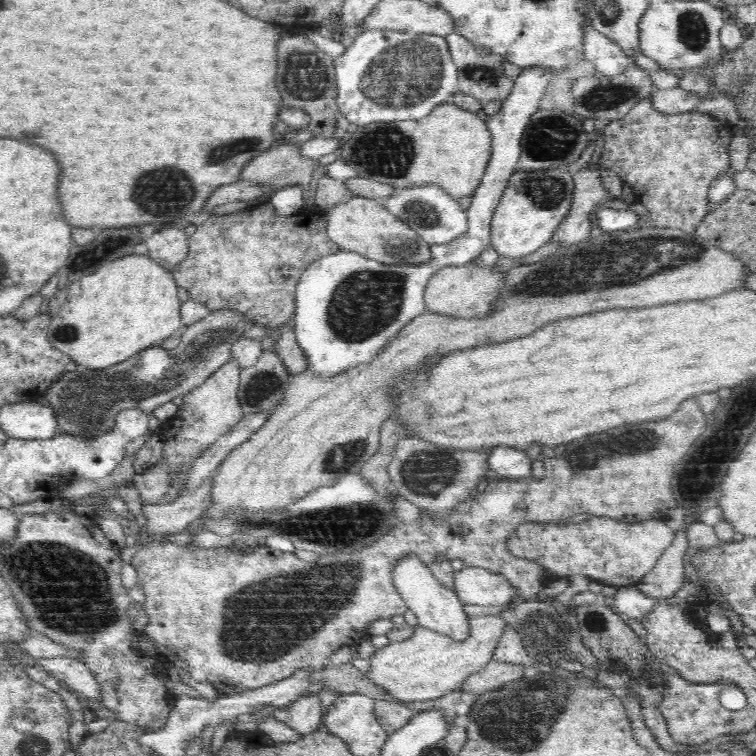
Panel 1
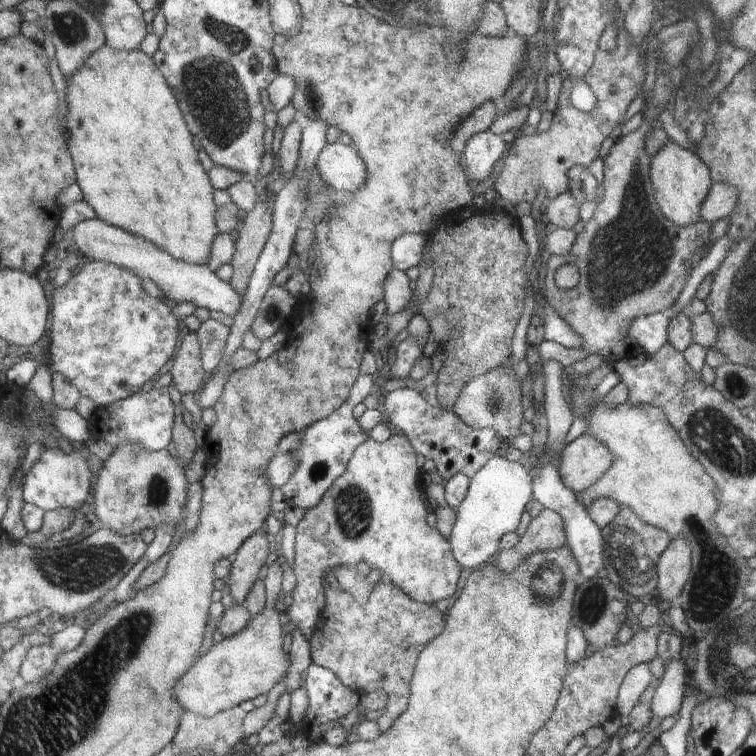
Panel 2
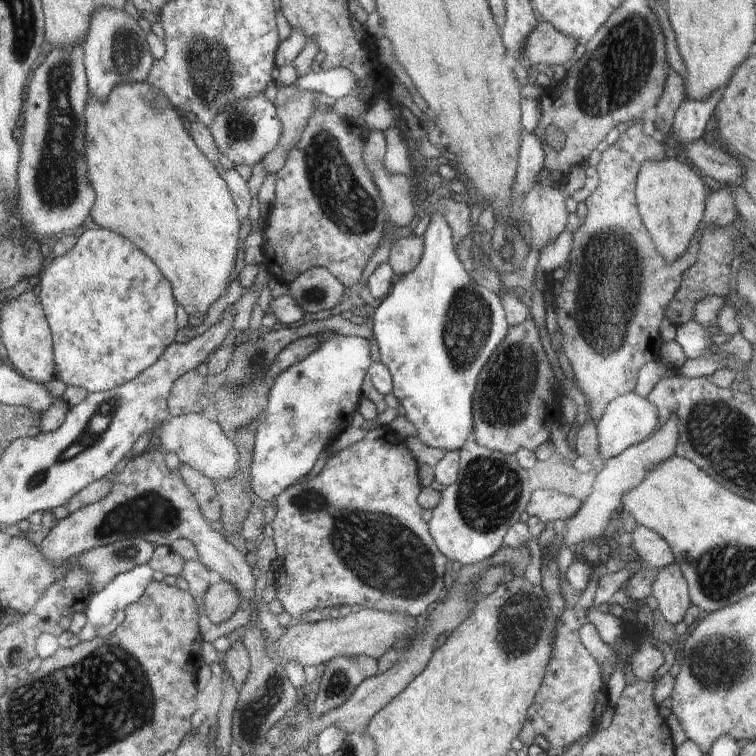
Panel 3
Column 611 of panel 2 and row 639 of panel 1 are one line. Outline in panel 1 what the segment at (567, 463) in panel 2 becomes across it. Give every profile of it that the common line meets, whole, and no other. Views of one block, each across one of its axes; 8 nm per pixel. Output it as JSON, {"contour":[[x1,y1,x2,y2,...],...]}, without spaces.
{"contour":[[407,557,395,566,394,583,396,590,403,595,408,609,416,615,418,626,446,636,455,642,467,641,470,638,471,622,464,611,464,603,452,588,442,586,427,565,422,564,416,557]]}

